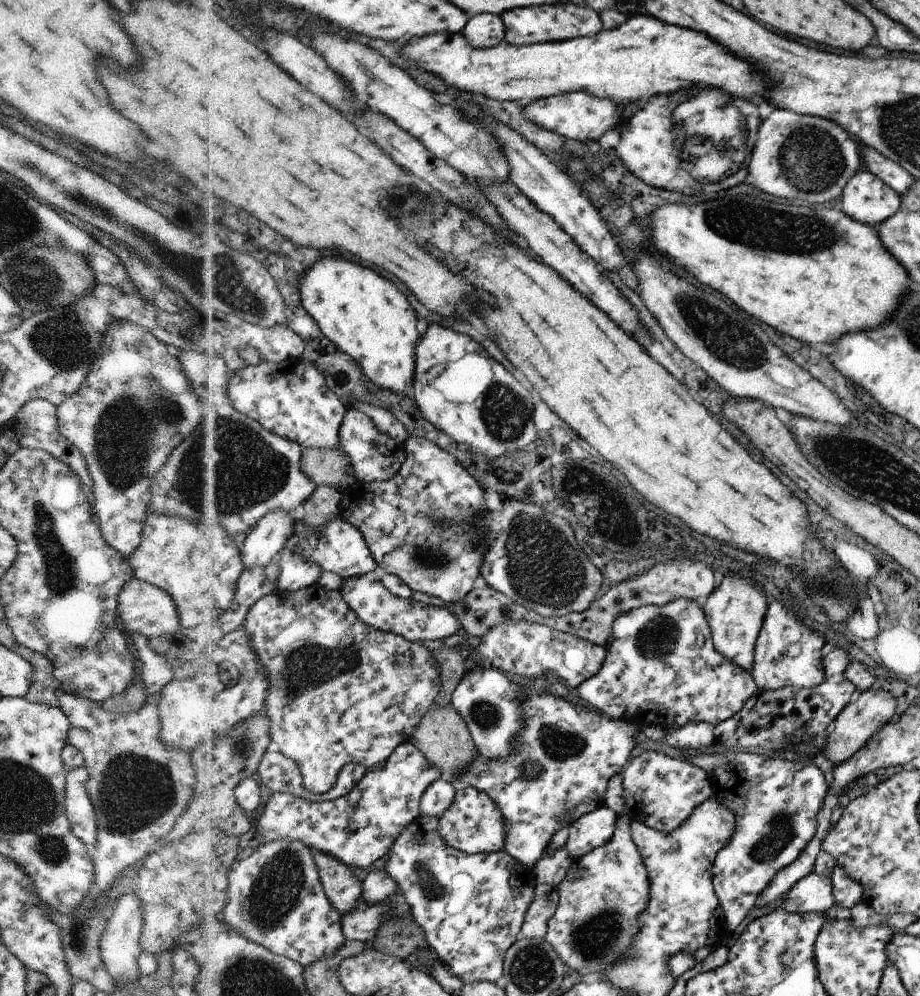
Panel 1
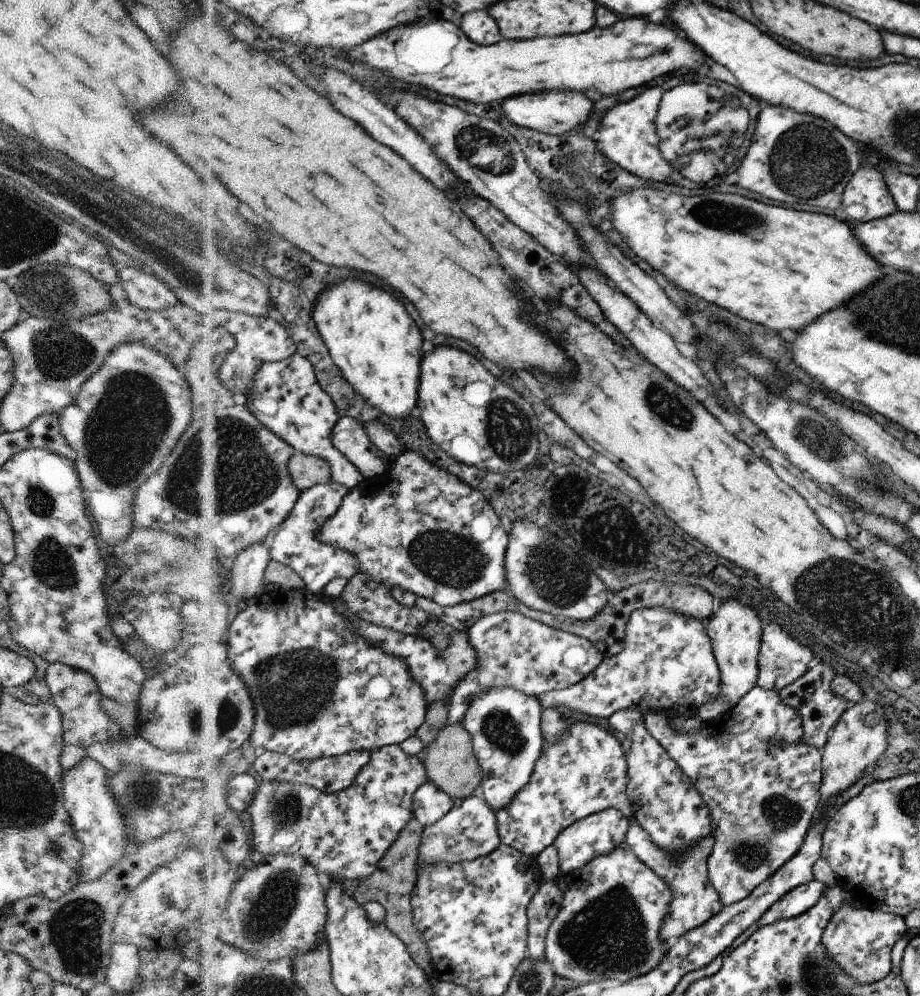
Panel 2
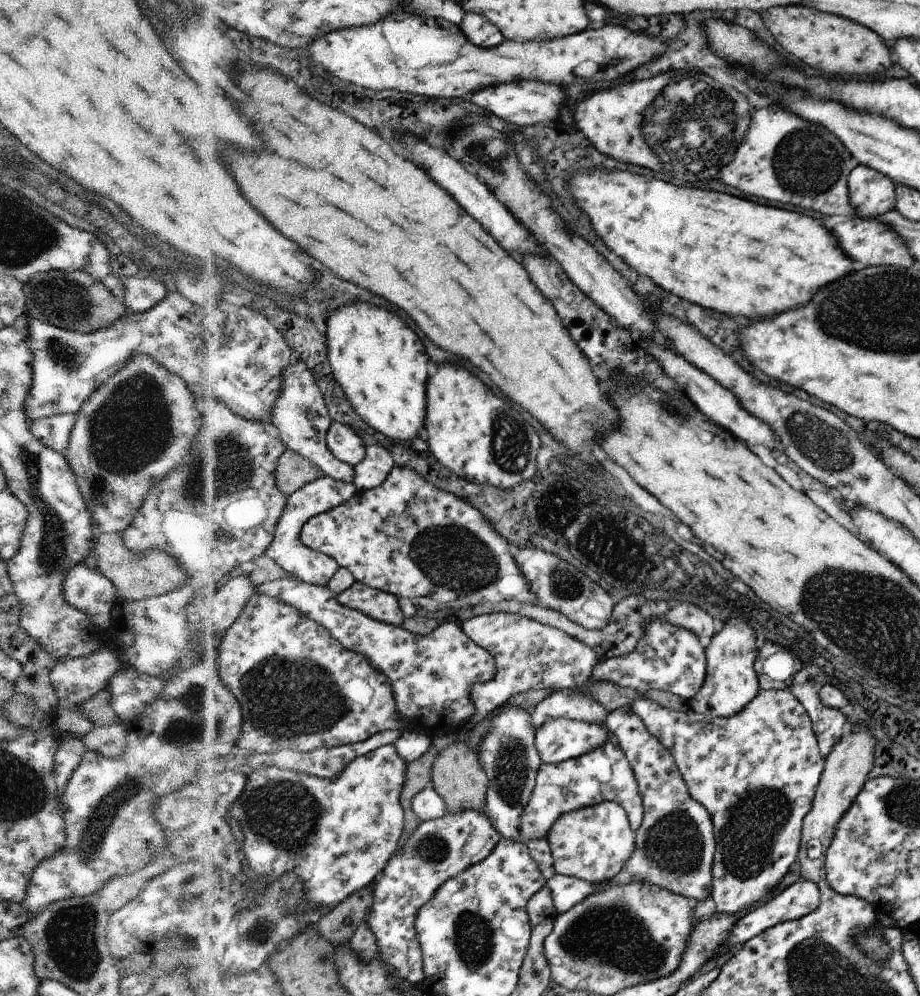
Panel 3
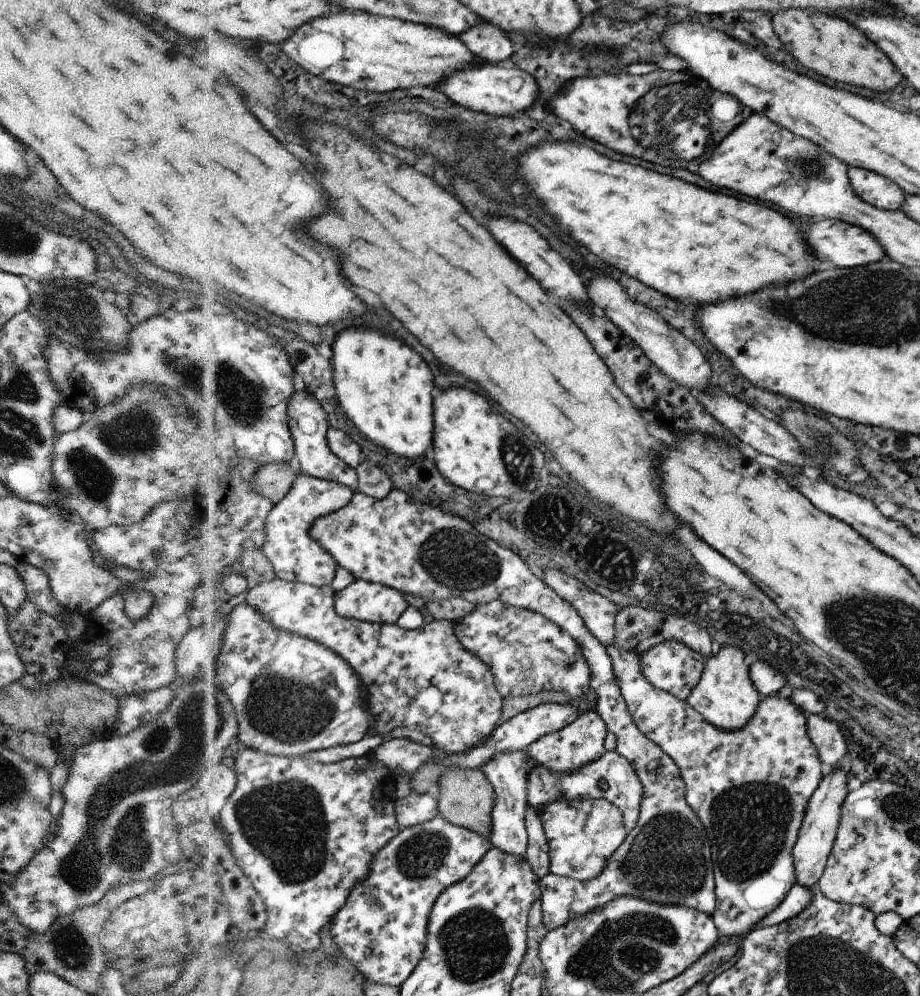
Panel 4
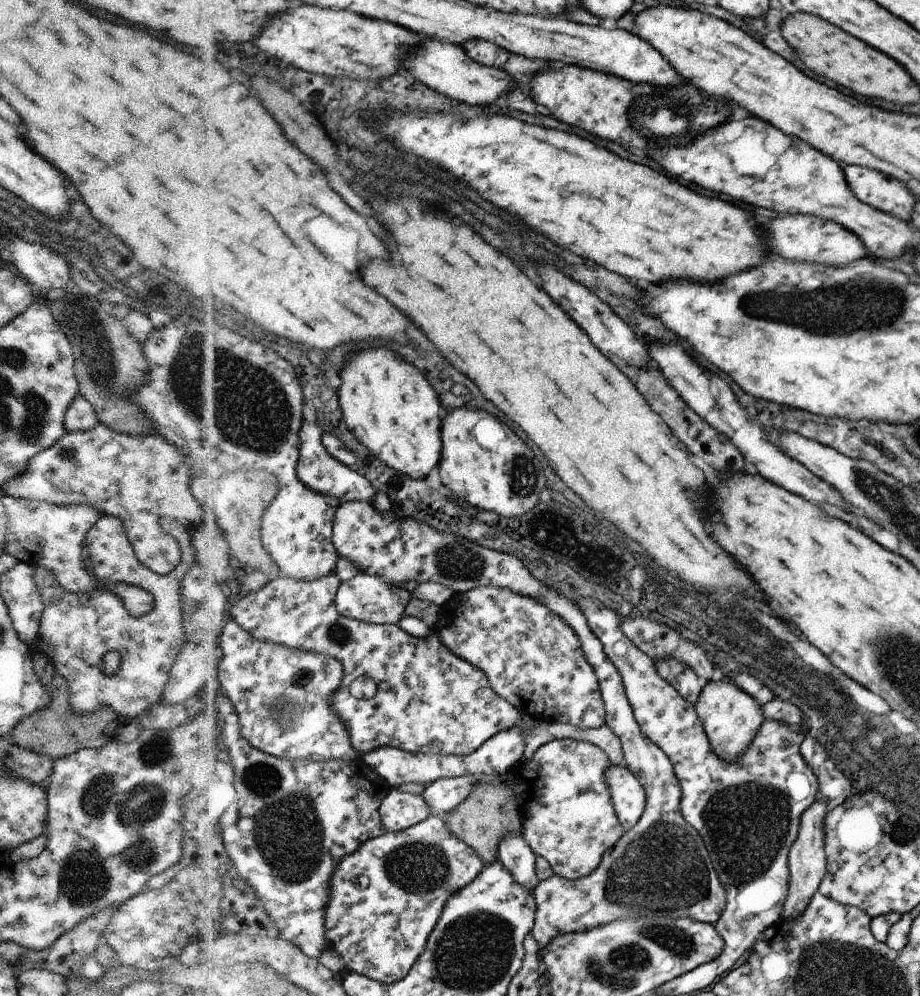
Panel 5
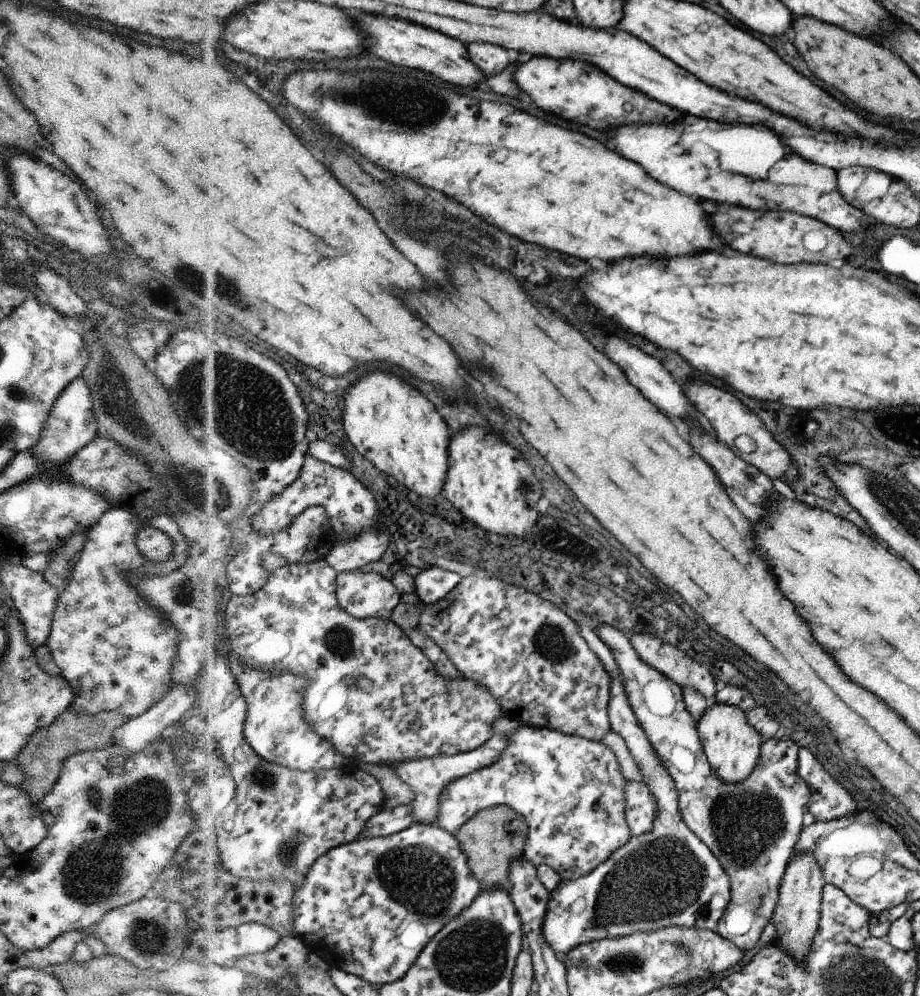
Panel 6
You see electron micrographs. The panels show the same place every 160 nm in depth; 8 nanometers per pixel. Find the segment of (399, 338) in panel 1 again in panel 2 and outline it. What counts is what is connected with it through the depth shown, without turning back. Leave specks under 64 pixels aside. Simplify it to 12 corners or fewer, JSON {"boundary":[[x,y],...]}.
{"boundary":[[348,278],[314,316],[334,360],[396,420],[419,404],[424,334]]}

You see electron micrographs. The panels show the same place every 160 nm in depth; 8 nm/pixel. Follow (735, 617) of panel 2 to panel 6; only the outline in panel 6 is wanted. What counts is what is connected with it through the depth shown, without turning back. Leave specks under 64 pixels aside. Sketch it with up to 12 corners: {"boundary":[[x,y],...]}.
{"boundary":[[738,705],[698,720],[709,764],[735,785],[755,770],[762,738]]}

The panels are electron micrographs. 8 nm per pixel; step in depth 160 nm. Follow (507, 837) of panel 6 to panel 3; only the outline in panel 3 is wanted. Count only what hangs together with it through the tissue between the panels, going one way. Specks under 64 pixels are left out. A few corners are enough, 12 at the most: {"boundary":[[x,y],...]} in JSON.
{"boundary":[[454,741],[434,763],[450,813],[482,811],[490,778],[478,752]]}

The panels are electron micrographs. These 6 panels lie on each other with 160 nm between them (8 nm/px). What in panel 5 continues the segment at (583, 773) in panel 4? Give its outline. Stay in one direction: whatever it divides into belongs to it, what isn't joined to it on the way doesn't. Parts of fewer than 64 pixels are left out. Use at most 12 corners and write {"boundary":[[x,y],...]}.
{"boundary":[[625,764],[608,767],[606,782],[623,828],[647,807],[643,783]]}

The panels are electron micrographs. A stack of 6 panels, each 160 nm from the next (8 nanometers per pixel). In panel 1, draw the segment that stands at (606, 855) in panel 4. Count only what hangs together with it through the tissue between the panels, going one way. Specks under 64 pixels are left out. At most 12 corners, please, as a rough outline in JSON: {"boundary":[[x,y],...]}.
{"boundary":[[598,807],[569,825],[572,861],[614,835],[617,814]]}

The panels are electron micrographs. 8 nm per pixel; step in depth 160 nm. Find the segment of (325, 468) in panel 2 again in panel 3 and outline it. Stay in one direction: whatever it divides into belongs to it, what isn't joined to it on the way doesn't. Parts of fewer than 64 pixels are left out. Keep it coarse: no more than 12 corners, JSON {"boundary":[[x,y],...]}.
{"boundary":[[294,449],[279,462],[279,487],[291,497],[323,470]]}

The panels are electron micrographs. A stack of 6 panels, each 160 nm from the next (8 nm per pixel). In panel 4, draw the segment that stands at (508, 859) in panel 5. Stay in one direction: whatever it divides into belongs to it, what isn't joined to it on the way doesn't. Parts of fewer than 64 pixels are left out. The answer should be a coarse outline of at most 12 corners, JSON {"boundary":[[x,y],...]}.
{"boundary":[[524,751],[483,764],[495,787],[492,848],[523,856],[530,776]]}

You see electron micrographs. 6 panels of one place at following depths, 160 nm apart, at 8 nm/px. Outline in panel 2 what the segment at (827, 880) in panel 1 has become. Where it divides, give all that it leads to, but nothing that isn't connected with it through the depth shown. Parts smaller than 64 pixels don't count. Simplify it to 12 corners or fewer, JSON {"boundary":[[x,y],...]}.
{"boundary":[[816,879],[793,888],[758,919],[759,926],[810,911],[828,886]]}

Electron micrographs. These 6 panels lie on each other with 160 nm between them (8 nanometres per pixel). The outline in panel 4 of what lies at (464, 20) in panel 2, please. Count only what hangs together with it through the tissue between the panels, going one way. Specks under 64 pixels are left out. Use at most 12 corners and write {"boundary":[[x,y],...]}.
{"boundary":[[479,22],[459,38],[480,60],[508,63],[515,53],[503,29]]}

